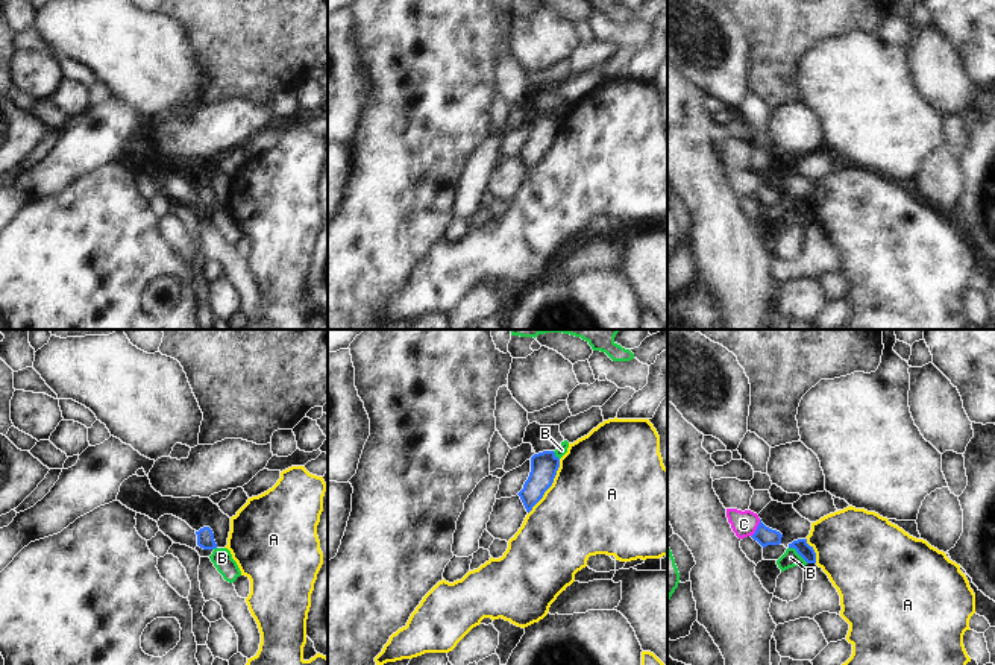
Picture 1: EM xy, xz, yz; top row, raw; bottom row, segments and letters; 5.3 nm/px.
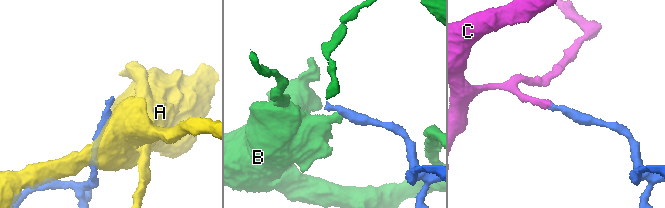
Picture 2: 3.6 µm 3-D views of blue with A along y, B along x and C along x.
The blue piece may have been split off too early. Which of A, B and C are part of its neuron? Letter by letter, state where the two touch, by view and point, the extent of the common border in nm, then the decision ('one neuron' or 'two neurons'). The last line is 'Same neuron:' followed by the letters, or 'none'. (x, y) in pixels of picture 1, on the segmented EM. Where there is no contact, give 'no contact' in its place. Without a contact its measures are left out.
A: contact xz (551, 485); length 340 nm; two neurons
B: contact yz (798, 553); length 130 nm; two neurons
C: contact yz (757, 529); length 110 nm; one neuron
Same neuron: C

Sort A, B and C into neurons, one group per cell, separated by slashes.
A / B / C

